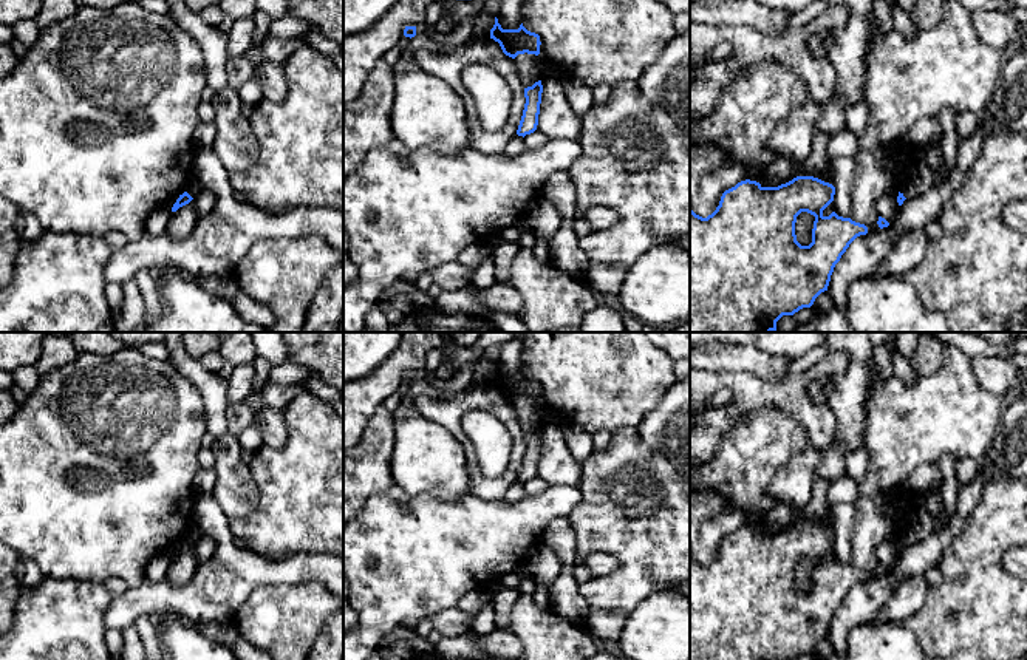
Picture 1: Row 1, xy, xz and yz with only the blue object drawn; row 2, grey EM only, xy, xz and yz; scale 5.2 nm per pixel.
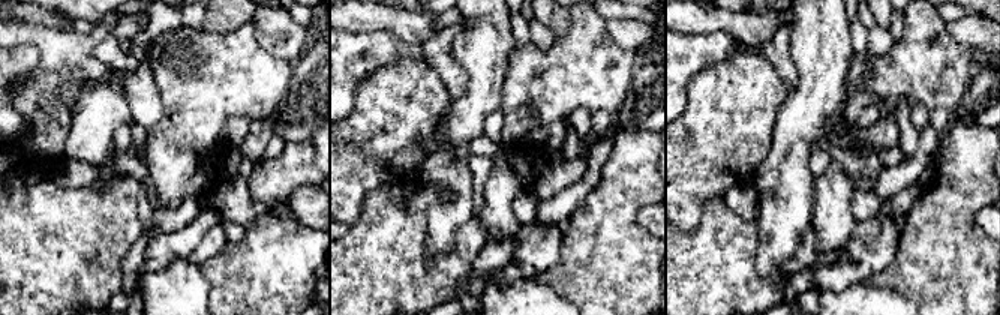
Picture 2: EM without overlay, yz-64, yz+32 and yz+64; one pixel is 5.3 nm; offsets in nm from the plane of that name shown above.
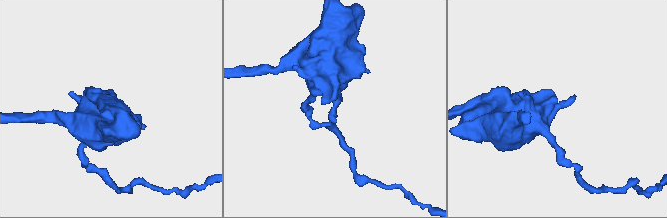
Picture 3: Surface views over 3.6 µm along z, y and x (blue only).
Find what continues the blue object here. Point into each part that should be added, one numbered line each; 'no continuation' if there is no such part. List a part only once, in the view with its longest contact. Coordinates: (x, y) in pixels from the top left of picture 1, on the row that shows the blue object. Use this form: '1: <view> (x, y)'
no continuation

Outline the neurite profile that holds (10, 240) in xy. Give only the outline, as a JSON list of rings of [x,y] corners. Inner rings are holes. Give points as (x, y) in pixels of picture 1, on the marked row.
[[[0,196],[0,289],[12,280],[14,263],[23,241],[15,229],[20,213],[17,206]]]

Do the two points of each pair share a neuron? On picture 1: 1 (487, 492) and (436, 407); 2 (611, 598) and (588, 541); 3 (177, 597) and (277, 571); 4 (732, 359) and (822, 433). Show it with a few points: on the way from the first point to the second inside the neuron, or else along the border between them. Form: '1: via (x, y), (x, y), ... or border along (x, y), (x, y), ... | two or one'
1: via (474, 470), (470, 450), (455, 428) | one
2: via (625, 580), (625, 558), (607, 541) | one
3: via (201, 597), (209, 597), (228, 578), (252, 572) | one
4: border along (709, 370), (747, 370), (769, 381), (781, 379) | two

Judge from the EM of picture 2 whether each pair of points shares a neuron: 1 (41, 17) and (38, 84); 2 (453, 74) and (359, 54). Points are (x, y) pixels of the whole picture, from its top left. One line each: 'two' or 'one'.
1: two
2: one

